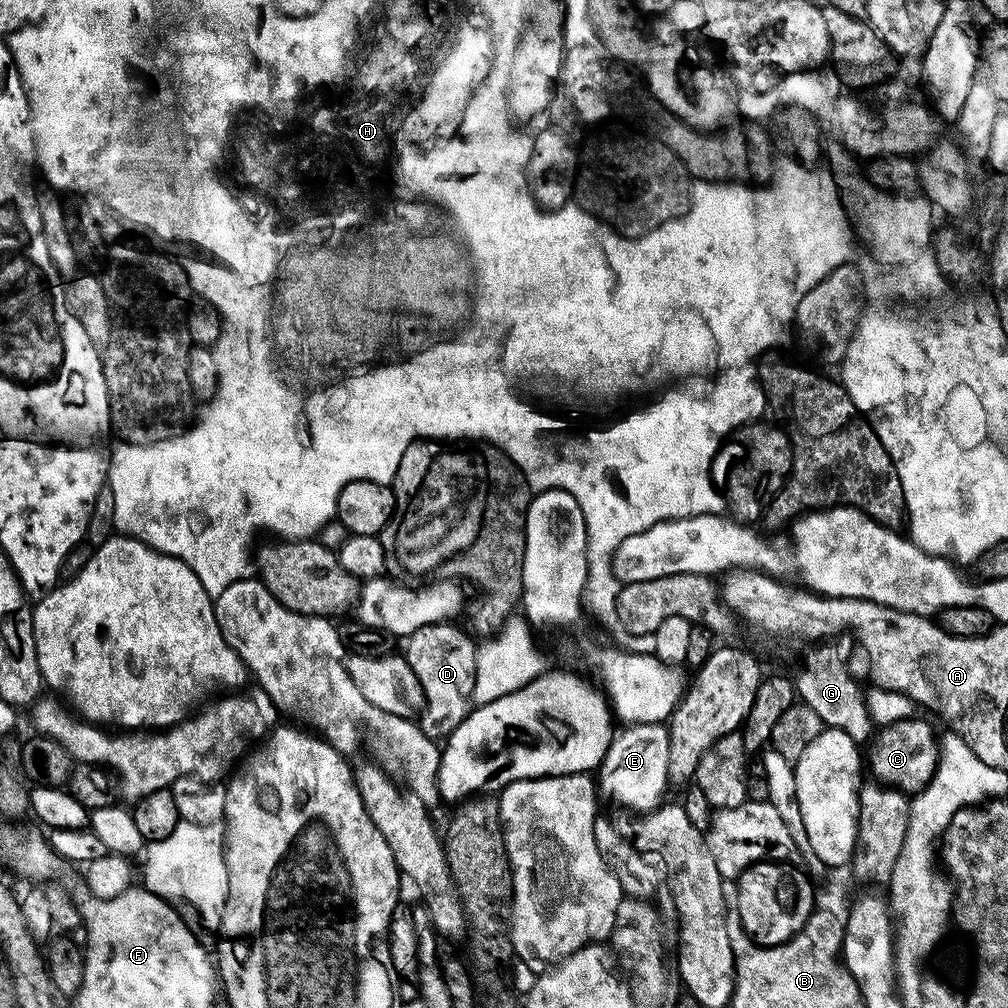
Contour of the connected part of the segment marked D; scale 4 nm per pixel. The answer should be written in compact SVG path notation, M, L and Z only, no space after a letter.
M441 622L422 625L406 640L407 660L424 692L418 725L429 738L437 742L451 736L453 730L468 717L470 697L475 686L477 641L467 631L464 633L452 624Z

